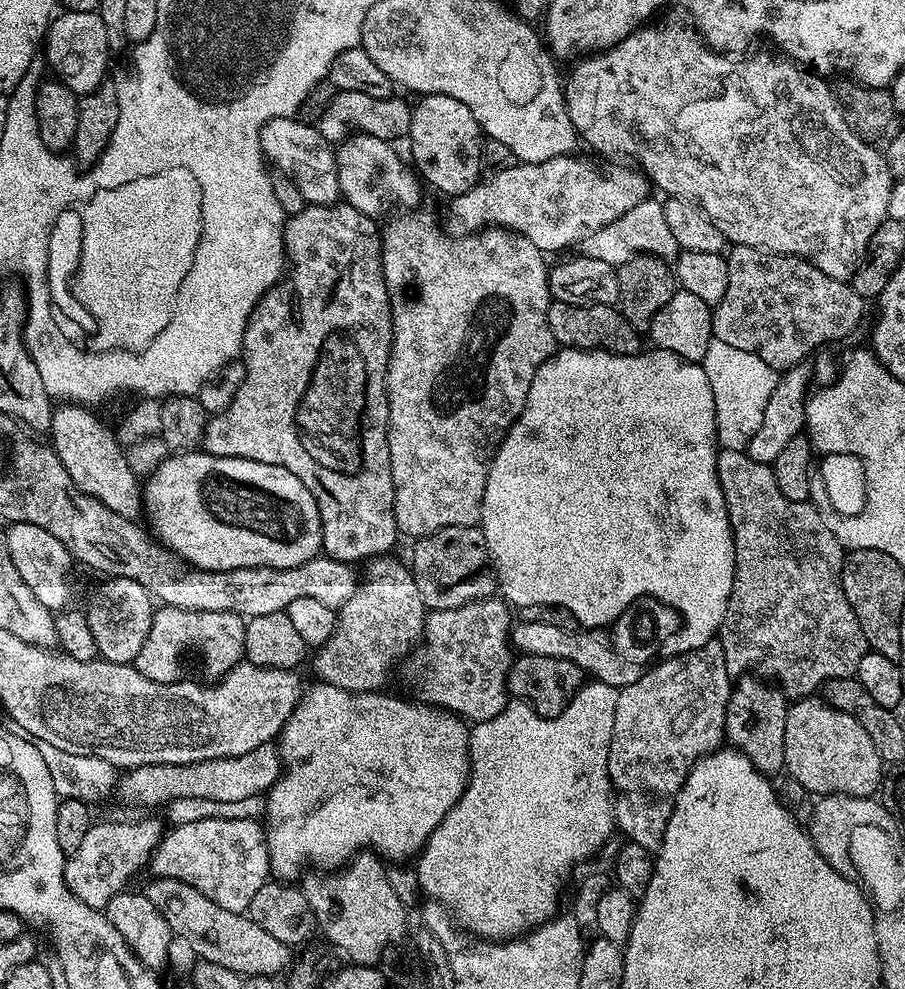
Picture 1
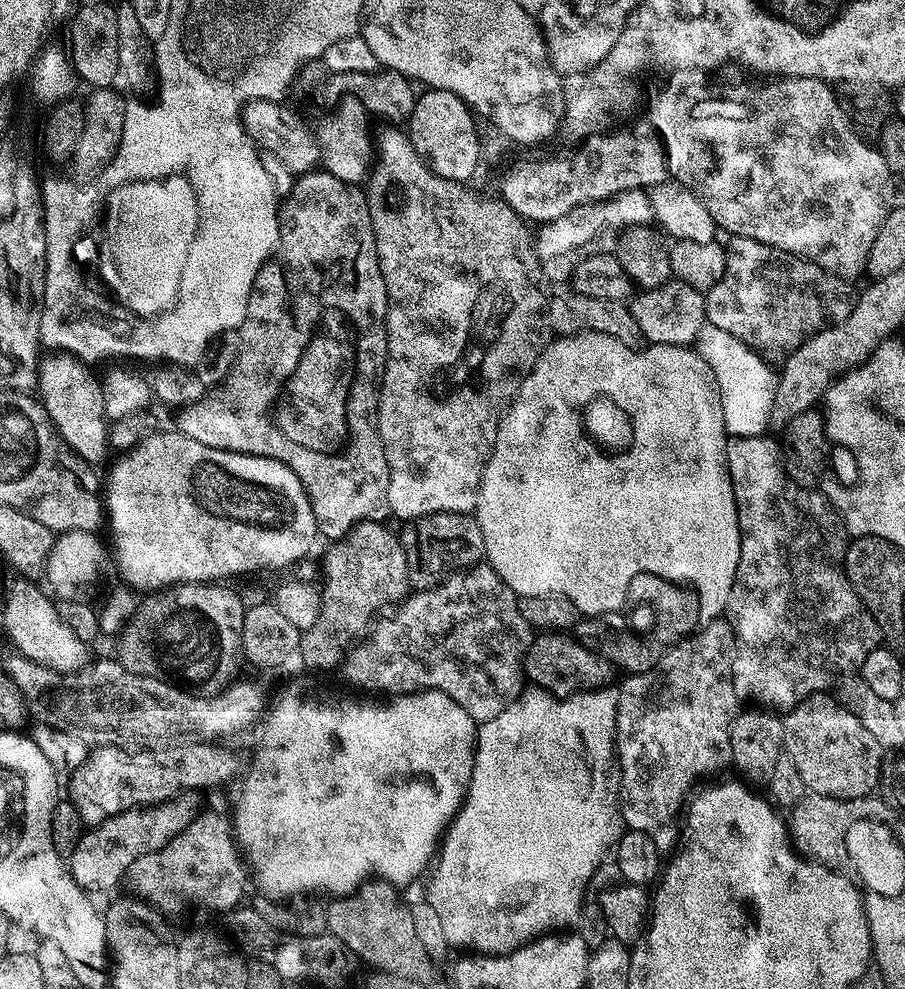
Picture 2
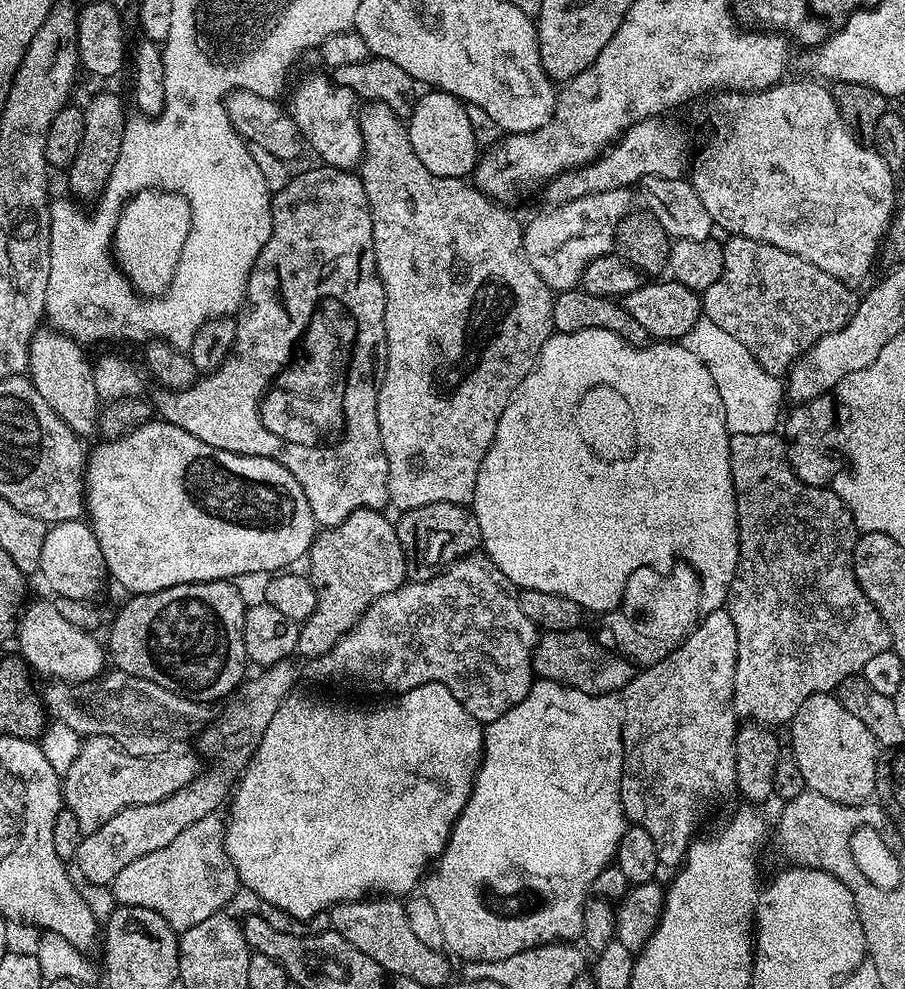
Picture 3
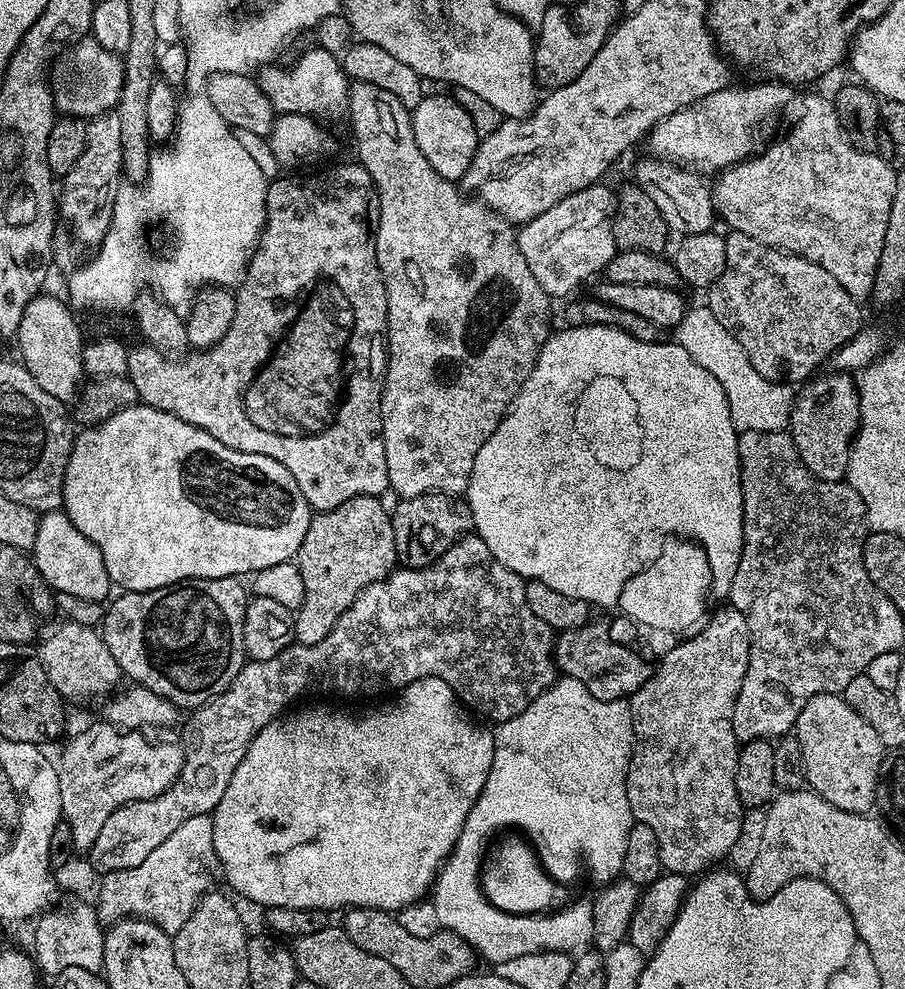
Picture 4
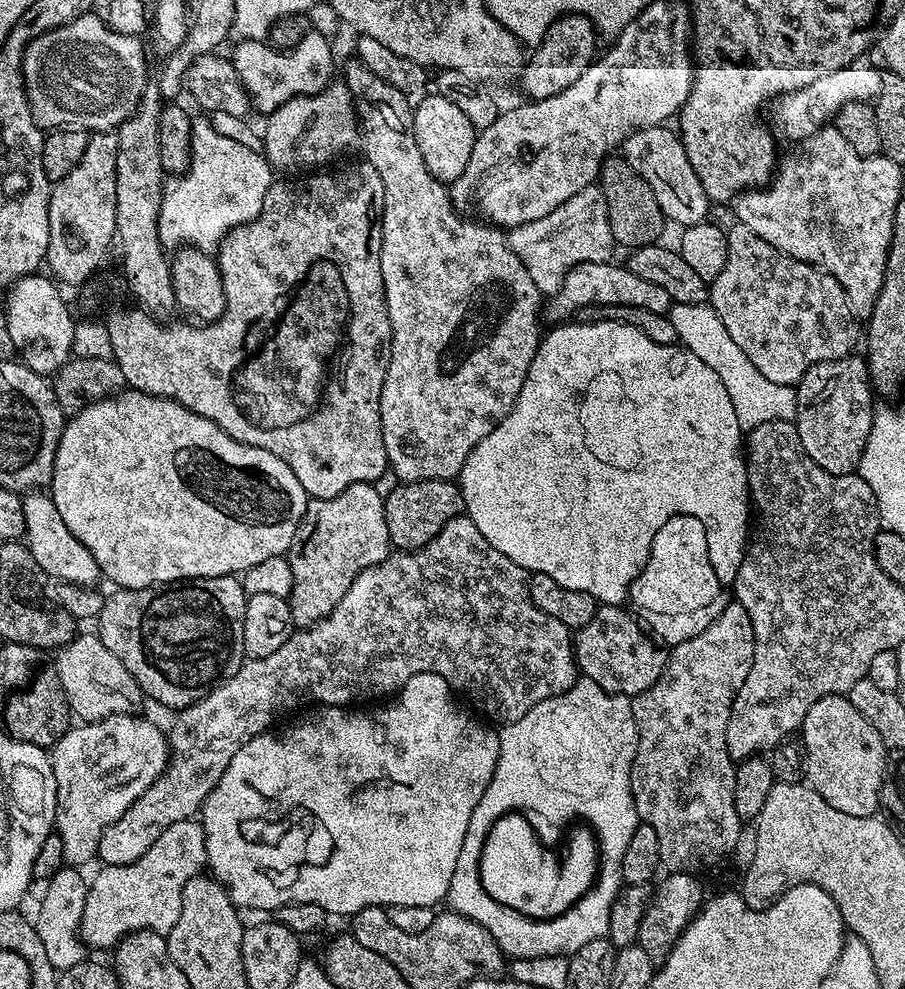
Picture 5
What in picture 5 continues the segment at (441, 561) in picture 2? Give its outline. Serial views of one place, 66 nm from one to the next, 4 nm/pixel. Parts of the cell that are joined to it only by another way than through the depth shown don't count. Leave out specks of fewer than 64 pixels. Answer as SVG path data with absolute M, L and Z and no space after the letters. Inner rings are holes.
M419 480L395 485L392 493L384 496L386 530L390 530L392 547L396 550L424 548L450 522L450 518L464 512L464 499L459 483L451 480Z

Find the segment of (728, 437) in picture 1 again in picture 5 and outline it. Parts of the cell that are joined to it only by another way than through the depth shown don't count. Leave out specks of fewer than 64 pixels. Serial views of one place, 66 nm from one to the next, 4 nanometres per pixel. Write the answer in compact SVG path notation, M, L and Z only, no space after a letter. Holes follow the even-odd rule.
M673 304L669 308L668 315L681 345L695 357L701 358L702 362L705 362L710 370L714 370L714 374L721 379L722 384L726 387L726 392L730 395L730 402L733 403L735 418L738 420L741 431L752 431L765 422L795 421L797 414L795 389L791 385L774 383L770 379L764 378L746 354L735 345L730 334L726 333L726 328L710 304Z

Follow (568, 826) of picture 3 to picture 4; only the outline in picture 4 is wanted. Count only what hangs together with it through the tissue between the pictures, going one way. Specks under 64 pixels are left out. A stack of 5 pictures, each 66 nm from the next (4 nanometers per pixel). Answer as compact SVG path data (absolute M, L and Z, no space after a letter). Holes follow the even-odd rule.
M561 675L551 688L548 688L542 694L538 694L538 698L534 698L534 702L530 702L530 706L526 706L526 710L522 710L522 714L518 714L509 720L499 721L494 728L494 762L490 766L490 774L486 778L486 786L482 786L482 794L478 794L474 806L462 826L458 842L452 847L452 852L448 855L447 860L444 861L444 867L436 875L436 882L430 889L430 899L434 906L434 911L438 913L438 922L441 929L445 932L453 932L455 936L462 937L472 947L473 952L476 953L481 961L489 960L492 966L498 966L502 962L506 962L510 958L518 958L522 954L534 954L535 952L566 952L572 954L577 950L583 949L587 945L584 943L589 943L592 940L591 903L575 904L576 902L569 902L567 904L559 904L558 910L554 910L554 912L550 912L549 906L546 912L536 914L538 918L520 918L520 920L514 918L514 920L508 920L508 908L500 908L498 904L494 904L492 896L488 894L486 876L488 876L488 872L492 872L492 864L494 864L502 844L506 844L510 840L518 840L518 842L530 842L530 854L532 854L534 862L548 876L554 876L556 884L560 880L566 880L566 878L574 876L574 872L576 872L576 868L578 868L578 864L582 860L582 856L578 856L578 850L580 850L580 854L584 852L584 856L588 858L588 864L592 866L594 876L598 878L598 882L596 882L597 890L617 879L624 867L626 834L630 834L634 823L632 811L630 810L630 798L626 798L626 774L628 773L628 764L632 760L633 743L632 710L629 701L627 699L599 700L594 698L594 694L590 694L590 690L586 690L586 686L582 682L578 682L578 678L573 676Z

